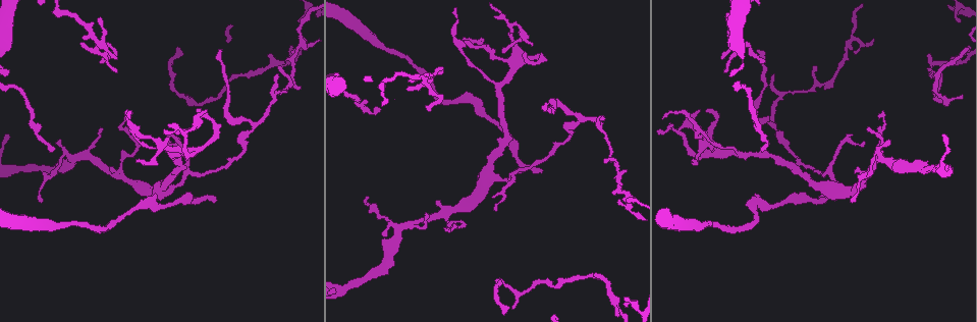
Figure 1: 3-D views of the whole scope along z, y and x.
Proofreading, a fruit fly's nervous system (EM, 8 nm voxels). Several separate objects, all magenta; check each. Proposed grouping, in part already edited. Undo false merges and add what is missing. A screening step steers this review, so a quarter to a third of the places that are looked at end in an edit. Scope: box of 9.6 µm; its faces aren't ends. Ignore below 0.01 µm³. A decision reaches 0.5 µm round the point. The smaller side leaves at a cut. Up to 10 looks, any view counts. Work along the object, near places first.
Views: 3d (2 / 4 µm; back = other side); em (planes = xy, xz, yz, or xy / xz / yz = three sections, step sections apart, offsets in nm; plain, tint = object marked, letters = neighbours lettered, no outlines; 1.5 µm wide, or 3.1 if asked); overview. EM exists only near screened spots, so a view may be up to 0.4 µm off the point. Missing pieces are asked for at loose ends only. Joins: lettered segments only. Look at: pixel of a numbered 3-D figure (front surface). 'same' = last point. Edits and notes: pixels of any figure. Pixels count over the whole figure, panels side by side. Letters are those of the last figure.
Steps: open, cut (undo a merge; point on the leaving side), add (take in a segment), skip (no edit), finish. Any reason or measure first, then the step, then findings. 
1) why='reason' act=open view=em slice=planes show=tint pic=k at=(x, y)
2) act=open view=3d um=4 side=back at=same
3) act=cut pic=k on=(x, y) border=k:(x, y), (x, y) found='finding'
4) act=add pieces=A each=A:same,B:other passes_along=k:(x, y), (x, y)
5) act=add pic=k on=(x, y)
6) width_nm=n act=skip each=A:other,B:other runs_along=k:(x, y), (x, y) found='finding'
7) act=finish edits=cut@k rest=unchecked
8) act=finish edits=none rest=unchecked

why='an open end' act=open view=3d um=2 pic=1 at=(439, 203)

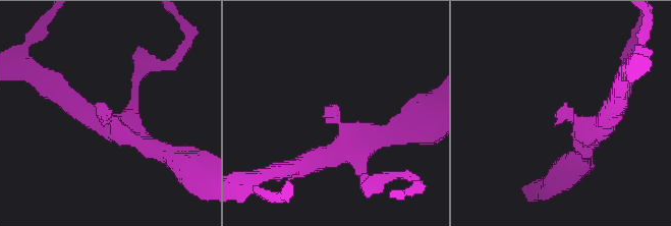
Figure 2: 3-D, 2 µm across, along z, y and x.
why='now the EM' act=open view=em slice=yz step=4 show=letters pic=2 at=(337, 108)

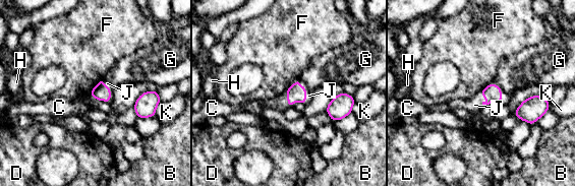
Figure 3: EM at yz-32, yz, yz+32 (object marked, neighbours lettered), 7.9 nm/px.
act=open view=em slice=planes show=letters at=same

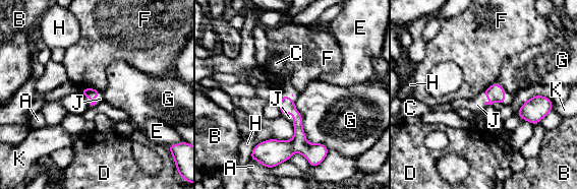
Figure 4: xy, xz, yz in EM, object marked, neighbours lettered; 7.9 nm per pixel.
width_nm=100 act=add pieces=J each=A:other,B:other,C:other,D:other,E:other,F:other,G:other,H:other,J:same,K:other passes_along=4:(90, 92), (94, 96), (100, 99) found='it goes on there'

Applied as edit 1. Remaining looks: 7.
why='an open end' act=open view=3d um=4 pic=1 at=(884, 112)

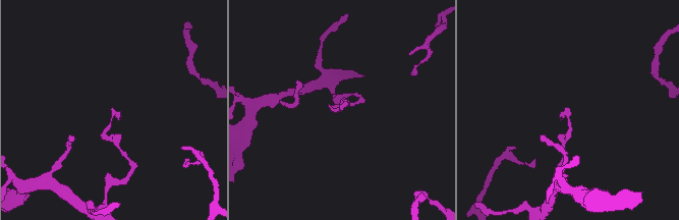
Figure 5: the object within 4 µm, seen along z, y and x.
act=open view=em slice=planes show=letters pic=5 at=(569, 109)

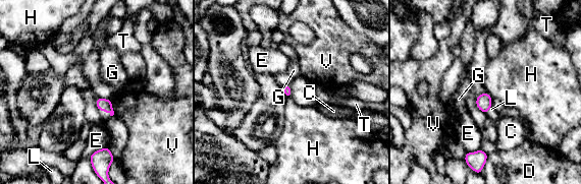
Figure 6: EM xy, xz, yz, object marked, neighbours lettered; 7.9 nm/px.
longest_contact=E:200nm act=skip each=C:other,D:other,E:other,G:other,H:other,L:other,T:other,V:other found='no lettered segment goes on from it'

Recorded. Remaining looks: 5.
why='branch stops here' act=open view=3d um=2 pic=1 at=(603, 117)

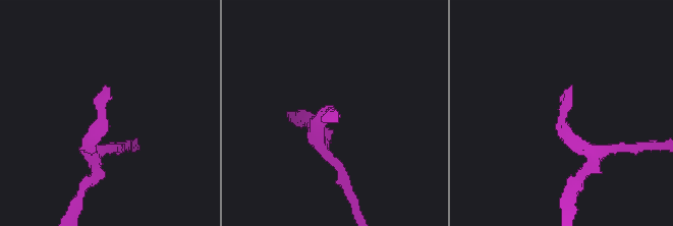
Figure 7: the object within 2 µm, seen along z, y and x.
why='now the EM' act=open view=em slice=planes show=letters pic=7 at=(337, 121)

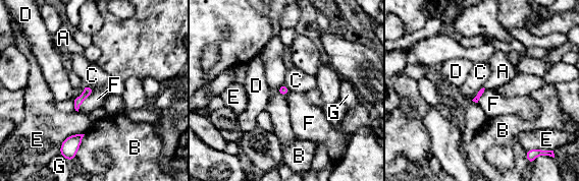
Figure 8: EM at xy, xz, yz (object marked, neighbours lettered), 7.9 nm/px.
act=skip each=A:other,B:other,C:other,D:other,E:other,F:other,G:other border=8:(93, 89), (77, 111) found='none of them fits'

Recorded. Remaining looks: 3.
why='thin end' act=open view=3d um=2 pic=1 at=(548, 104)

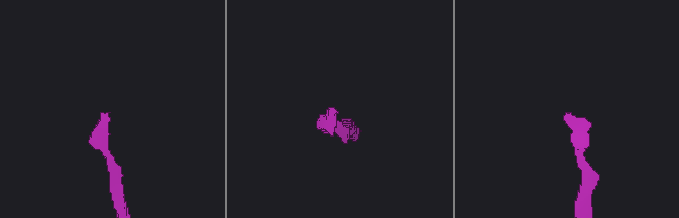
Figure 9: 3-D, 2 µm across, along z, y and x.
act=open view=em slice=xy step=8 show=letters pic=9 at=(106, 113)

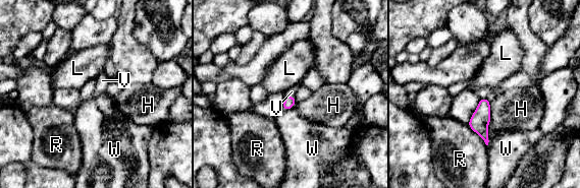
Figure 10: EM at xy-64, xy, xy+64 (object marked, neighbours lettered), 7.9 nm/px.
why='cut it another way' act=open view=em slice=planes show=letters at=same

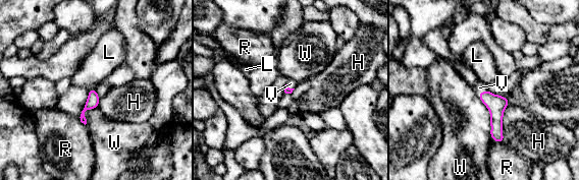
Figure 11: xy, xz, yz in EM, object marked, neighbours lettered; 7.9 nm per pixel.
act=add pieces=V each=H:other,L:other,R:other,V:same,W:other passes_along=11:(496, 104), (482, 92), (479, 87) found='it goes on there'

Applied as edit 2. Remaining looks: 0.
act=finish edits=add@4,add@11 rest=unchecked

